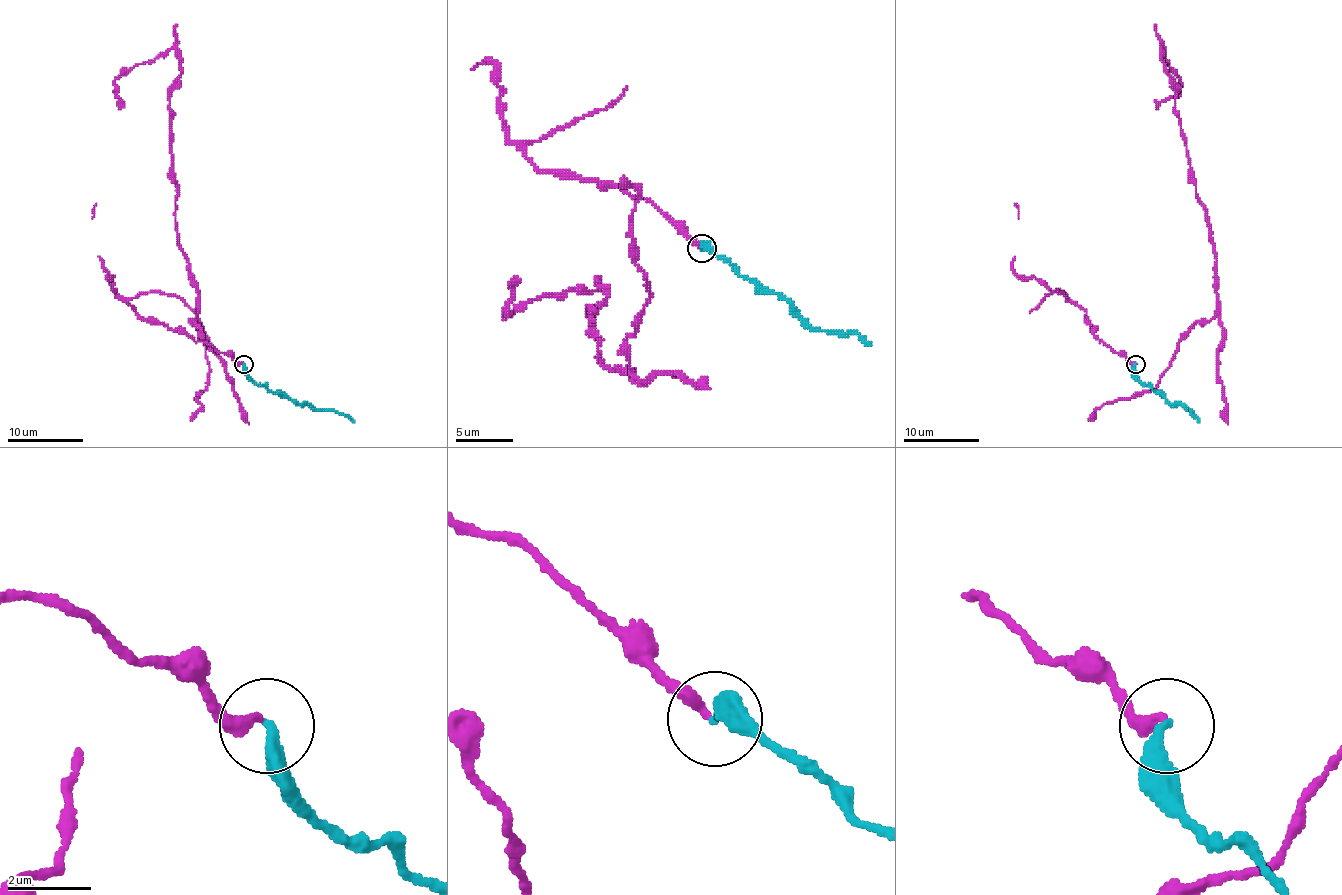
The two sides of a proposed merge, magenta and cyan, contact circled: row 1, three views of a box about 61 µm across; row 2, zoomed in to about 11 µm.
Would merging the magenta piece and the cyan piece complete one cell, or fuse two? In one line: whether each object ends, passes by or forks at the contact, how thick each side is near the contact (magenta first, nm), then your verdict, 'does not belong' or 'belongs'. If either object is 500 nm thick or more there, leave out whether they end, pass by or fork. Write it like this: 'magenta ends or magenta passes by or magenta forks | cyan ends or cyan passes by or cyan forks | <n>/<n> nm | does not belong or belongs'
magenta ends | cyan ends | 280/320 nm | belongs

